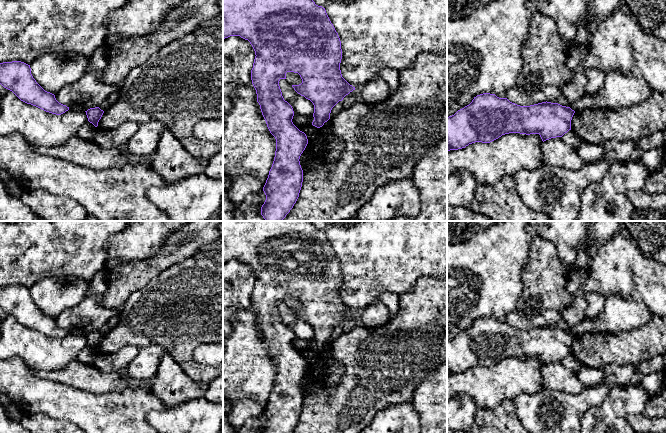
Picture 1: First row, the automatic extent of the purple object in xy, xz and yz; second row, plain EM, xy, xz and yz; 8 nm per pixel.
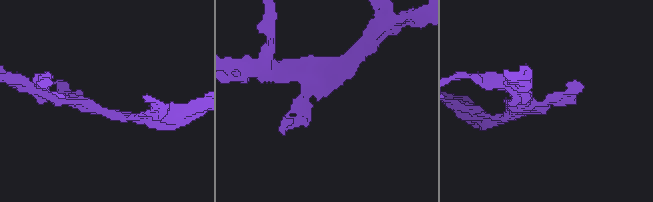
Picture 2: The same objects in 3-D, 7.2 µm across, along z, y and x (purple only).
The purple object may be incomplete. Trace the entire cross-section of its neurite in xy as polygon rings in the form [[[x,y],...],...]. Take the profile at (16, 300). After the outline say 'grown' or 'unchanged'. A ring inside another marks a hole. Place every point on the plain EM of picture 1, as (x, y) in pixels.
[[[21,285],[0,287],[0,308],[21,325],[46,336],[61,339],[69,331],[59,327],[55,319],[45,315],[33,302],[30,289]]] | unchanged

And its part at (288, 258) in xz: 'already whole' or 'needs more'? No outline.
already whole

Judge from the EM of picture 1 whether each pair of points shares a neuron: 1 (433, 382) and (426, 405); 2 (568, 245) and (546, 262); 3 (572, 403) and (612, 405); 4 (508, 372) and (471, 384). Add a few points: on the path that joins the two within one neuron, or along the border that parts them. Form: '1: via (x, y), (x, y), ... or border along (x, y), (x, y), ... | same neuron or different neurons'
1: via (433, 388), (432, 399) | same neuron
2: border along (541, 237), (556, 247), (559, 257), (570, 270) | different neurons
3: border along (609, 387), (606, 398), (582, 418) | different neurons
4: via (499, 381), (495, 384), (480, 384) | same neuron

